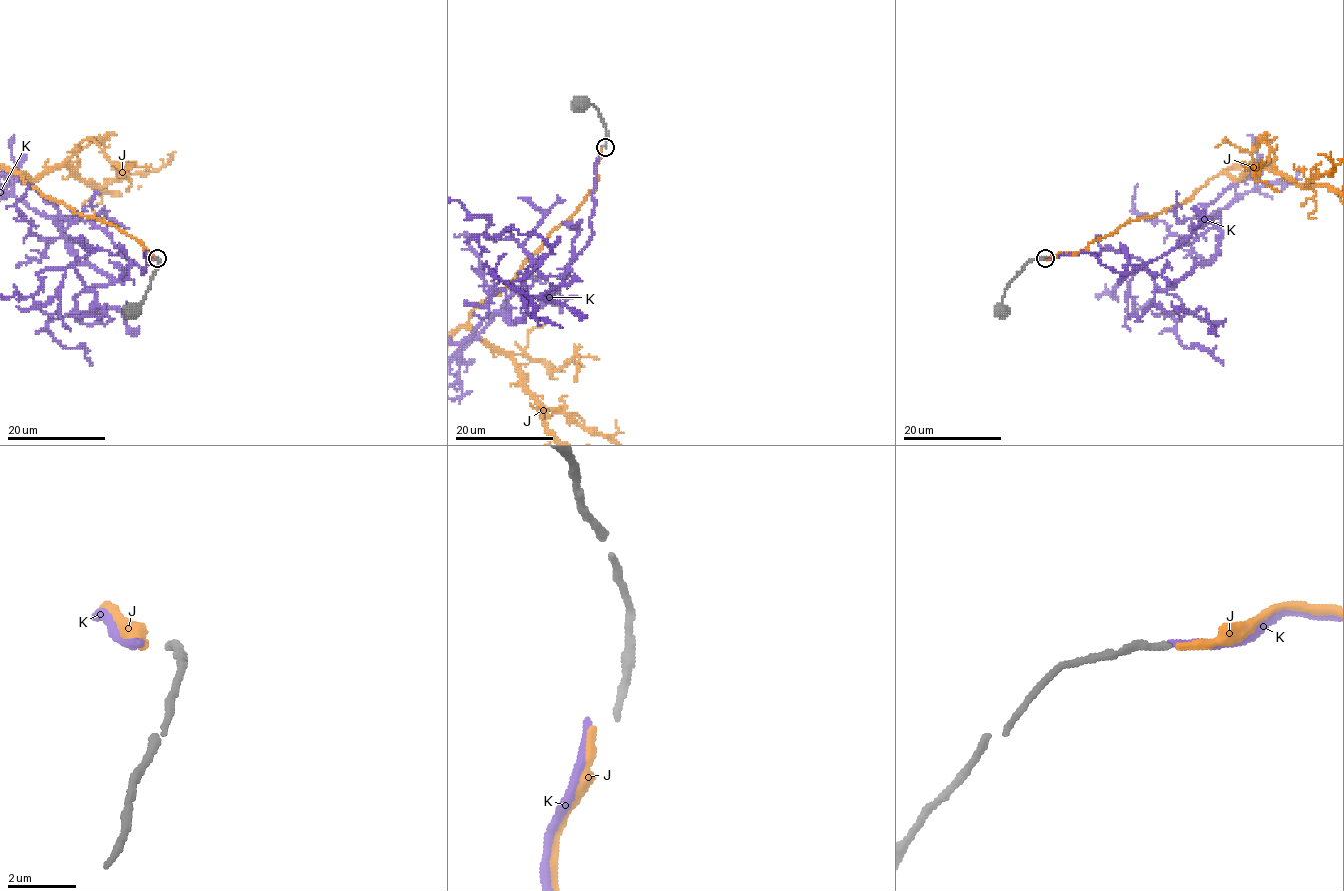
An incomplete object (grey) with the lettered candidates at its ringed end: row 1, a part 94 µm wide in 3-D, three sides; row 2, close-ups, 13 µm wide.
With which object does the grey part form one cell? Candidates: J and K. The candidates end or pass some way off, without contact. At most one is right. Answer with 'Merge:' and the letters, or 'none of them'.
Merge: none of them

